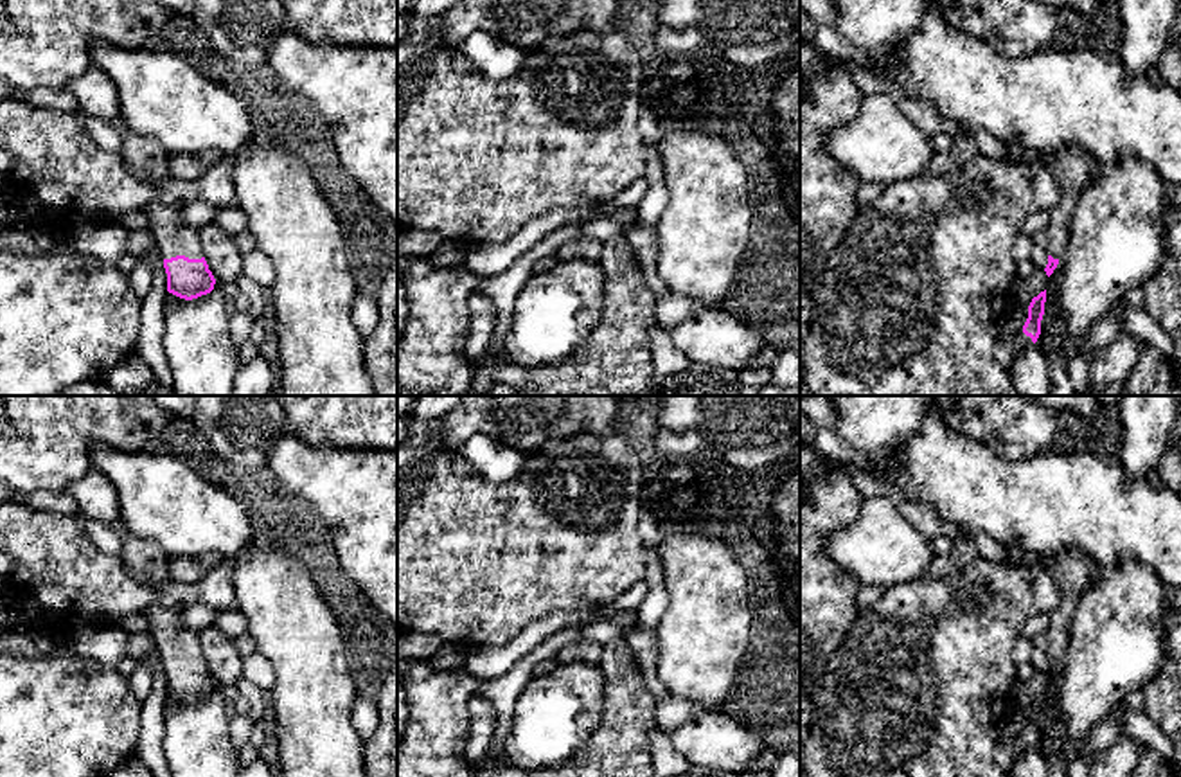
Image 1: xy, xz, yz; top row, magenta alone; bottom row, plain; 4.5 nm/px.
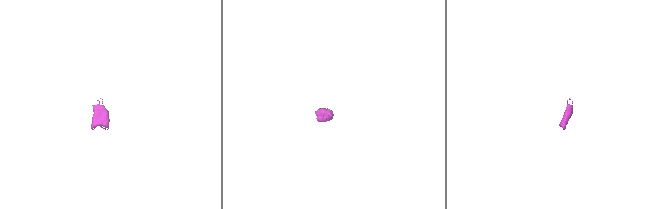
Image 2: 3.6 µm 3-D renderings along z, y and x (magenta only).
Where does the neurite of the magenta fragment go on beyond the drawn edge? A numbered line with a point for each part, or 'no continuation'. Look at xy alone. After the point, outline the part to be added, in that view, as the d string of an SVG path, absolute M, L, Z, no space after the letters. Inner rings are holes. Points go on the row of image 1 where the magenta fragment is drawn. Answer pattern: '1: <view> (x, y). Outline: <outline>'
1: xy (173, 238). Outline: M153 198L144 212L149 219L149 232L156 241L156 250L162 259L185 255L189 259L201 259L201 243L198 230L185 225L182 218L183 205L167 203Z

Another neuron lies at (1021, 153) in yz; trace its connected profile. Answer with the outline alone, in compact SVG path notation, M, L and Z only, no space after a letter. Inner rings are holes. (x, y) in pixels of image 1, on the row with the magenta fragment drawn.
M1008 140L1003 146L1017 160L1017 164L1037 164L1041 158L1035 151L1032 151L1017 140Z

